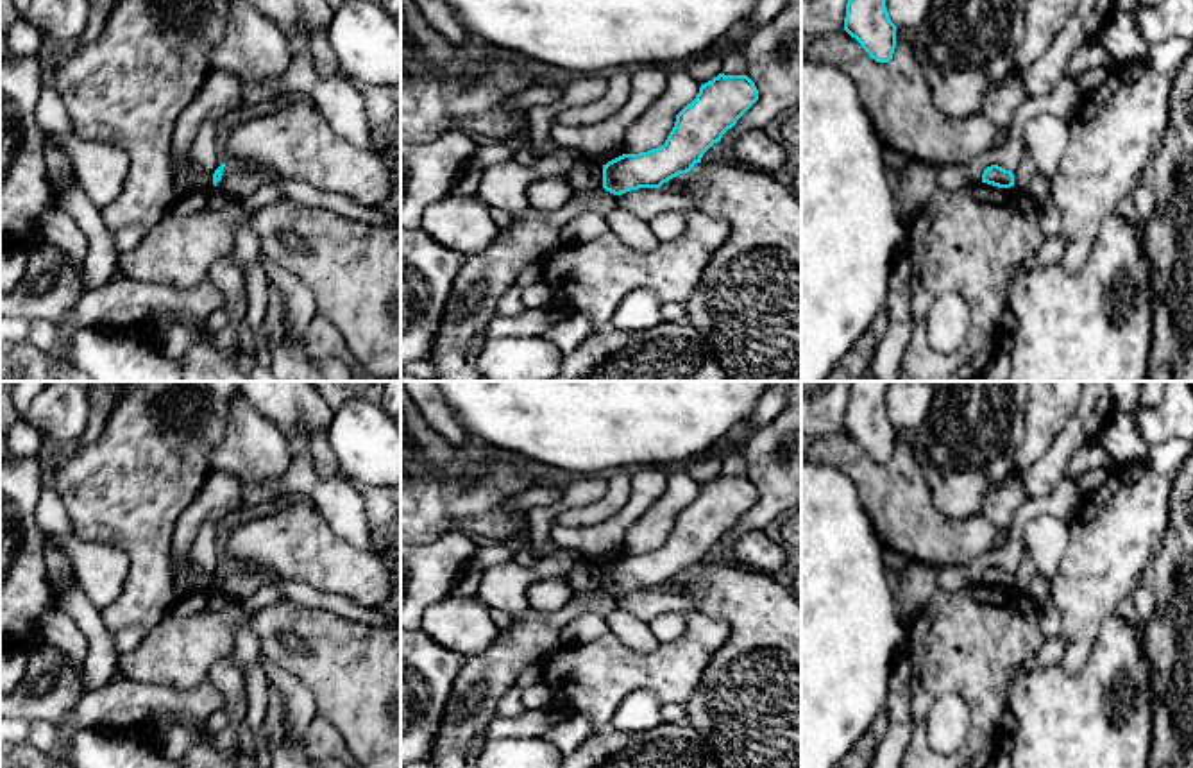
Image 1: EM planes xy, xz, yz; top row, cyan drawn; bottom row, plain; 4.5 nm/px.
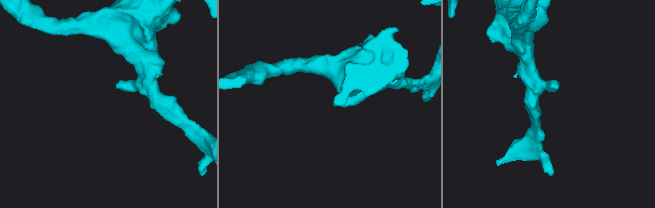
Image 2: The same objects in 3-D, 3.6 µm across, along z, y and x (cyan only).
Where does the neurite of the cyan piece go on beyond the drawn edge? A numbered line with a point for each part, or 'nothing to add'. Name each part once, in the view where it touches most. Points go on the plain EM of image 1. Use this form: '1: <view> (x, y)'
nothing to add

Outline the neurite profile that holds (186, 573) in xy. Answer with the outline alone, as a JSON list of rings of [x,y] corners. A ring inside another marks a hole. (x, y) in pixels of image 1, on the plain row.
[[[193,555],[170,557],[173,591],[177,596],[182,596],[188,591],[202,591],[213,587],[215,571],[200,567]]]

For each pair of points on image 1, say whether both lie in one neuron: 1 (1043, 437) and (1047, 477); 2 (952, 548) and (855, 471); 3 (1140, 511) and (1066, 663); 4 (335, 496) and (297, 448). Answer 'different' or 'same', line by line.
1: different
2: same
3: same
4: same

